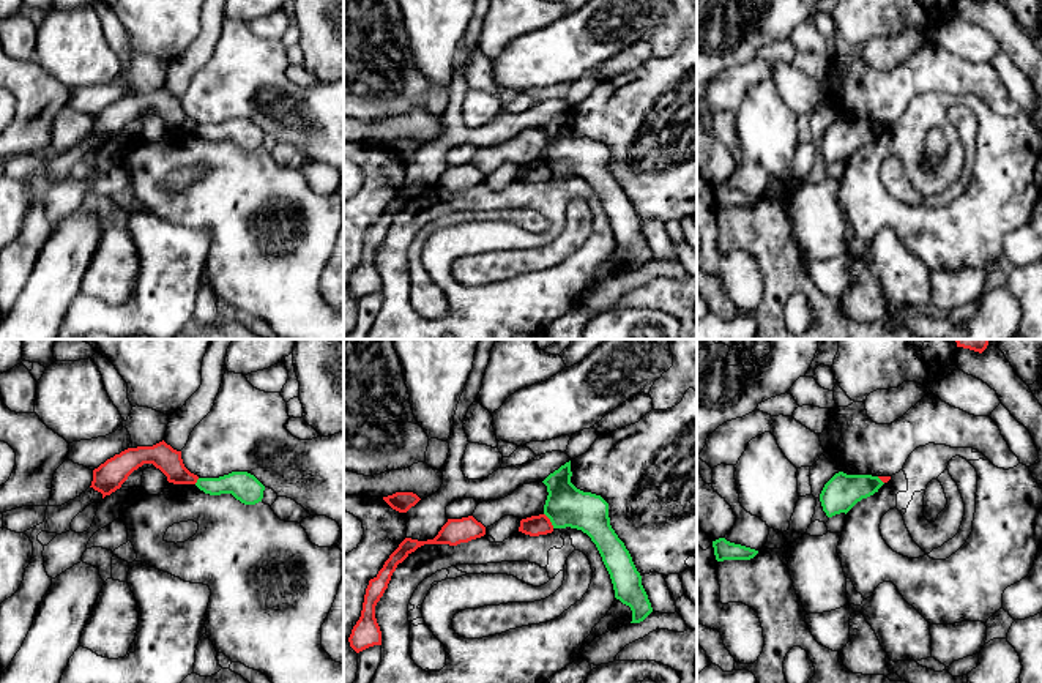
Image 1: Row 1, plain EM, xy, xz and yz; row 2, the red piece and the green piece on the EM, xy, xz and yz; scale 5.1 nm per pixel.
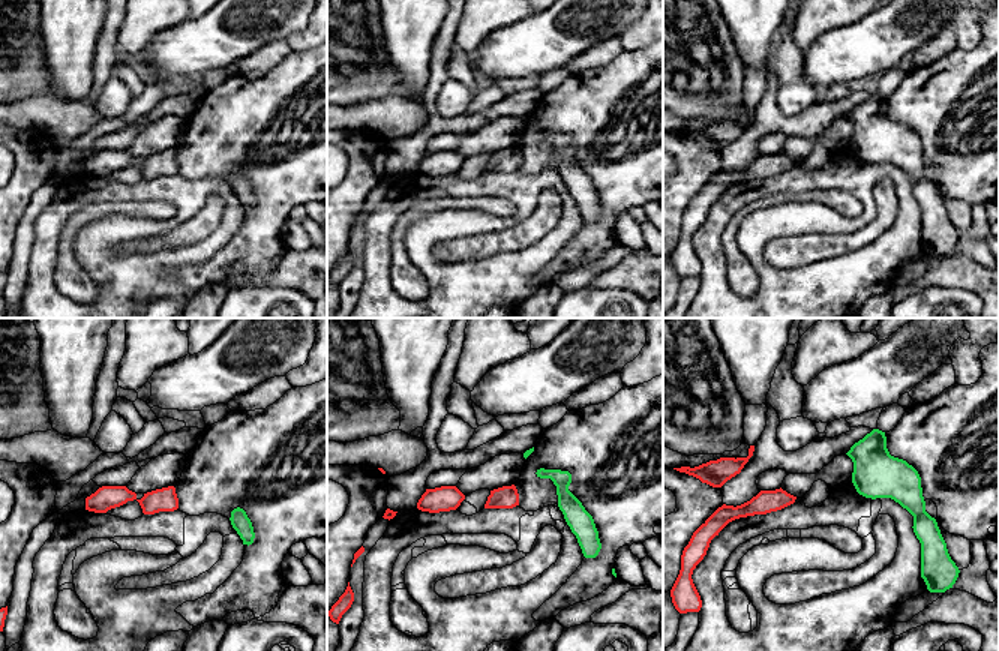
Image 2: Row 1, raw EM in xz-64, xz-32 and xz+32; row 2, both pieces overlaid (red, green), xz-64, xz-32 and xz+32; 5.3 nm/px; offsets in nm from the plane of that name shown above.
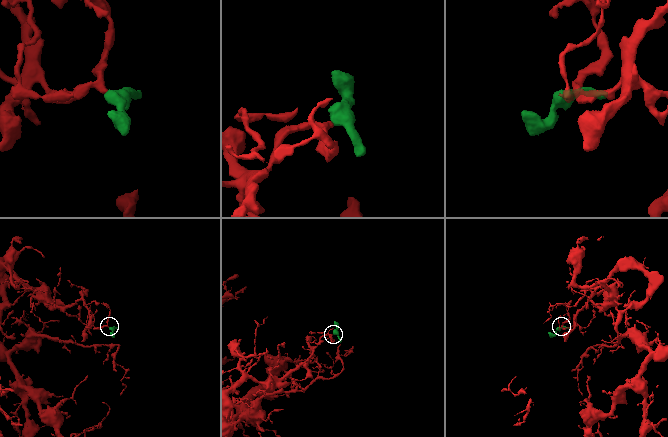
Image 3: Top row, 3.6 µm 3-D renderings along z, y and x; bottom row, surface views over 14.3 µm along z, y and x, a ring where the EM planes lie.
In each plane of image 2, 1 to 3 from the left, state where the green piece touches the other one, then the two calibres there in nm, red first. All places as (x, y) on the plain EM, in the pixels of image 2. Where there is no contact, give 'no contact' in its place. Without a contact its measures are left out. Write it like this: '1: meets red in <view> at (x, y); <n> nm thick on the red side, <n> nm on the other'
1: no contact
2: no contact
3: no contact

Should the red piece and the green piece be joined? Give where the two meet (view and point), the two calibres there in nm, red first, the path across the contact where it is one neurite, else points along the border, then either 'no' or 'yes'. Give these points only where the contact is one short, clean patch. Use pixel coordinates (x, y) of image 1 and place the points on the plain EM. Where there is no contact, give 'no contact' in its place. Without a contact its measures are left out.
xz (549, 167) | 110/200 nm | along xz (544, 160), (554, 174) | no

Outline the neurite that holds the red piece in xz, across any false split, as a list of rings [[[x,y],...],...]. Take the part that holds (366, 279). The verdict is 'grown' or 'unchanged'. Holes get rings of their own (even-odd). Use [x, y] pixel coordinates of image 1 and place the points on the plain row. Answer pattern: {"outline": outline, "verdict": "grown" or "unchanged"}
{"outline": [[[473,162],[462,166],[448,166],[434,186],[418,188],[405,185],[399,194],[389,202],[378,221],[369,227],[366,235],[361,263],[348,284],[350,293],[359,300],[369,293],[381,292],[381,278],[375,265],[375,252],[383,243],[393,219],[411,199],[424,191],[449,191],[457,192],[486,181],[486,174]]], "verdict": "unchanged"}

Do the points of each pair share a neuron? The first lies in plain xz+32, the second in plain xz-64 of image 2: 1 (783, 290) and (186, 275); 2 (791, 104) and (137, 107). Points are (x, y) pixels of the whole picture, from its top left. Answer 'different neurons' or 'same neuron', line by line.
1: different neurons
2: different neurons

